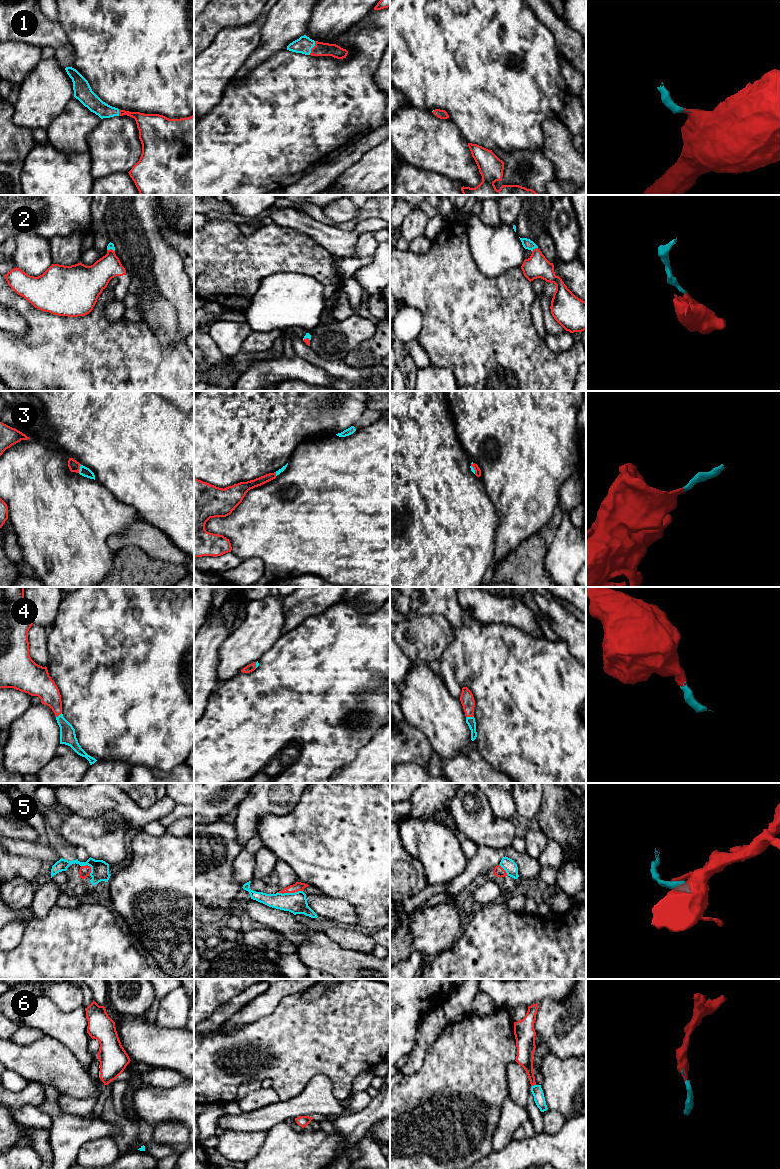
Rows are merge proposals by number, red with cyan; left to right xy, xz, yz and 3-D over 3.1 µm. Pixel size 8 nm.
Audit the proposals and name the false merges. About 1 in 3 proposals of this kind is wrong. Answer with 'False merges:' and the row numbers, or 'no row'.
False merges: 5

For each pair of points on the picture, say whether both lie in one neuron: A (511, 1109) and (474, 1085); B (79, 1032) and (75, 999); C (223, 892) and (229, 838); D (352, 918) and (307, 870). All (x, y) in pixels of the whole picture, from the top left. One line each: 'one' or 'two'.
A: two
B: two
C: one
D: two

